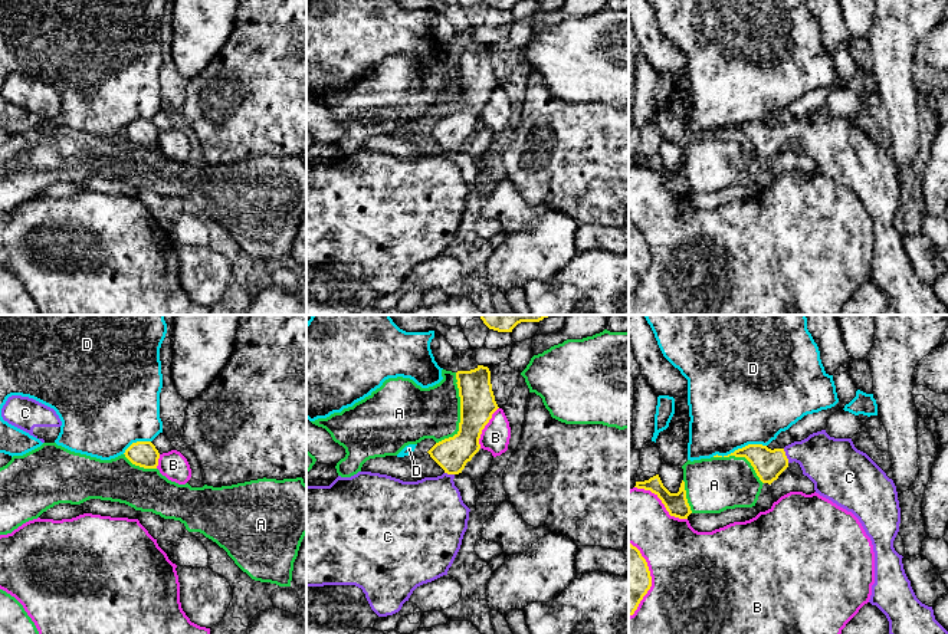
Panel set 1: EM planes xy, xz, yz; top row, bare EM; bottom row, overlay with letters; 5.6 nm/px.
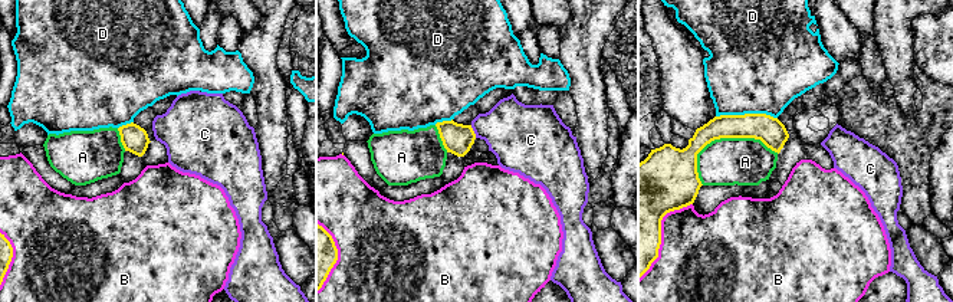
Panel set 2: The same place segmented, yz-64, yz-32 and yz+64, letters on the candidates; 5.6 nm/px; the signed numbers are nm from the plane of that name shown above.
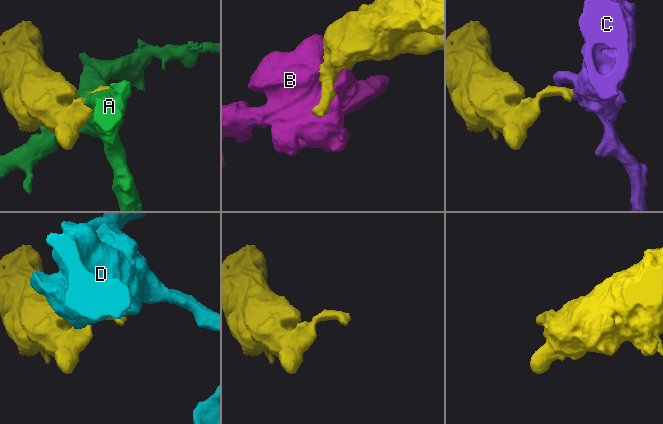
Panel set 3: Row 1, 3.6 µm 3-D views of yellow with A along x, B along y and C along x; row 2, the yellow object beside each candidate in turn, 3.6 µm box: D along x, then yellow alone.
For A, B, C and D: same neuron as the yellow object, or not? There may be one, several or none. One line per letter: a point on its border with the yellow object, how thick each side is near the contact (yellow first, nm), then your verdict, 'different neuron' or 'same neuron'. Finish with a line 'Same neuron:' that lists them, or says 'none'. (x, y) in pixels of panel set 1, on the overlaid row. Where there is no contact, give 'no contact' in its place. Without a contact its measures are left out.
A: contact xz (461, 413); calibres 200 and 300 nm; different neuron
B: contact yz (662, 502); calibres 130 and 320 nm; different neuron
C: contact yz (786, 456); calibres 170 and 280 nm; same neuron
D: contact yz (738, 449); calibres 170 and 480 nm; different neuron
Same neuron: C

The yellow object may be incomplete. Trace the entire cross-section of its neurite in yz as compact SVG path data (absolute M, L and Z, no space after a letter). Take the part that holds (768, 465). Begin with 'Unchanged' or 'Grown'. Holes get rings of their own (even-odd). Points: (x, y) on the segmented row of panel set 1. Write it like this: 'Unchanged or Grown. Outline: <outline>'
Grown. Outline: M821 430L784 449L771 450L762 444L748 444L724 457L729 456L745 457L760 480L768 484L777 480L790 463L798 463L803 474L814 483L816 493L852 512L870 538L875 552L875 584L869 602L886 615L889 634L948 634L935 620L932 607L916 598L903 569L903 556L893 548L901 523L896 486L866 453L854 447L852 438L834 438Z

